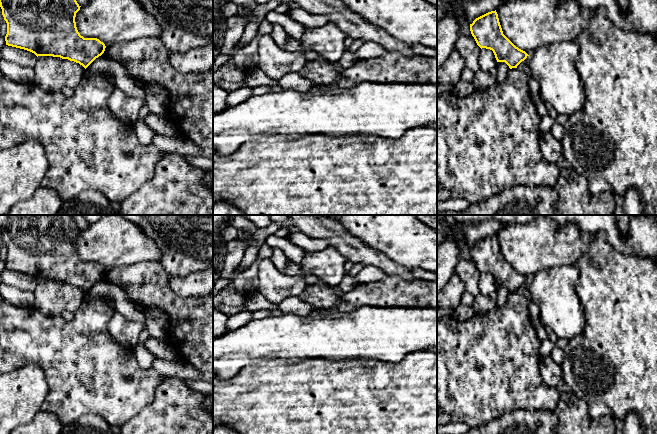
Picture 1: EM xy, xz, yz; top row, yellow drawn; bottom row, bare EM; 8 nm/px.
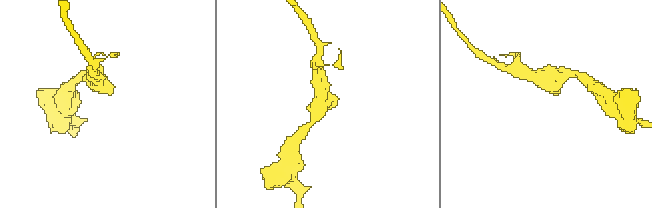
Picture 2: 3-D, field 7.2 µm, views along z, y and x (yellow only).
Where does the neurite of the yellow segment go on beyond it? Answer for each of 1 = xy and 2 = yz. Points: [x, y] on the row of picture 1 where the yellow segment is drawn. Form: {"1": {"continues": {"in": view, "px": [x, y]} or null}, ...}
{"1": {"continues": null}, "2": {"continues": null}}

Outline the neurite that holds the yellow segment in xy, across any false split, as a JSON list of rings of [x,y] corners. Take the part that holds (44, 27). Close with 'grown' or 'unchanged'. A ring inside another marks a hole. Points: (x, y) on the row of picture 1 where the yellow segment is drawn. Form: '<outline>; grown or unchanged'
[[[0,0],[2,15],[7,23],[6,45],[24,49],[38,56],[68,59],[85,69],[105,51],[105,44],[97,38],[84,38],[77,30],[75,17],[80,10],[76,0]]]; unchanged

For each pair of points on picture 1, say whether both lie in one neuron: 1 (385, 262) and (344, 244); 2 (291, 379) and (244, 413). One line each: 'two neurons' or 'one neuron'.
1: one neuron
2: one neuron

